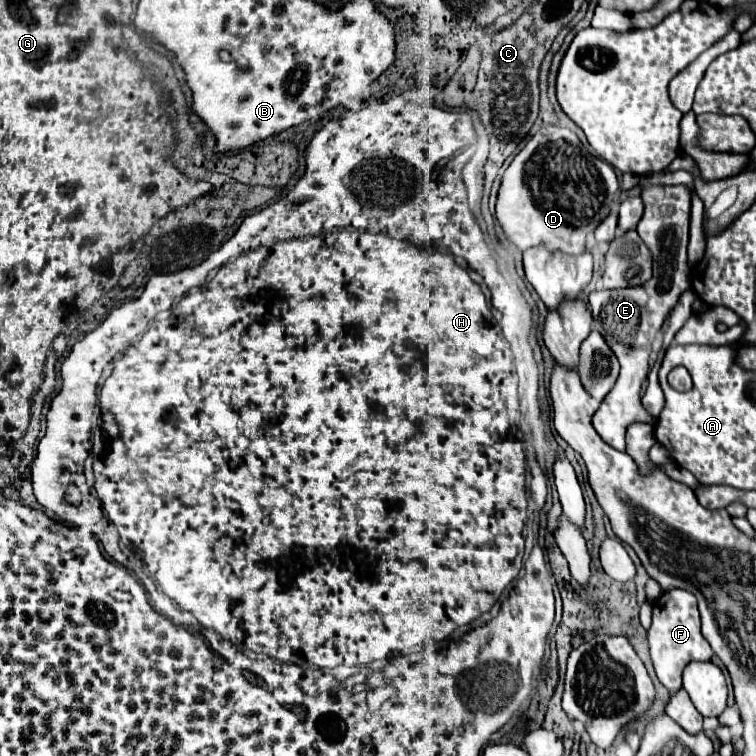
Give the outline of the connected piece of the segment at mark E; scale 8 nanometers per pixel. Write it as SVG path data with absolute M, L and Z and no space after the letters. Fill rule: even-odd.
M653 186L641 192L645 214L637 226L643 242L653 248L653 278L641 286L597 290L589 294L589 304L597 320L597 330L609 342L621 364L621 374L605 396L603 404L593 416L593 428L611 448L625 452L625 434L631 422L651 422L651 414L641 404L641 384L649 374L651 342L661 330L669 310L677 304L679 296L691 288L691 269L687 262L689 240L691 188L679 186Z

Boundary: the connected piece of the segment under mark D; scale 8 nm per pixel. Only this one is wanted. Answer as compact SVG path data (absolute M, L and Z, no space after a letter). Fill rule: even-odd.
M543 126L513 158L503 174L497 196L497 222L507 240L521 252L543 246L549 252L583 254L587 232L609 216L619 192L619 180L607 162L587 152L575 132Z

